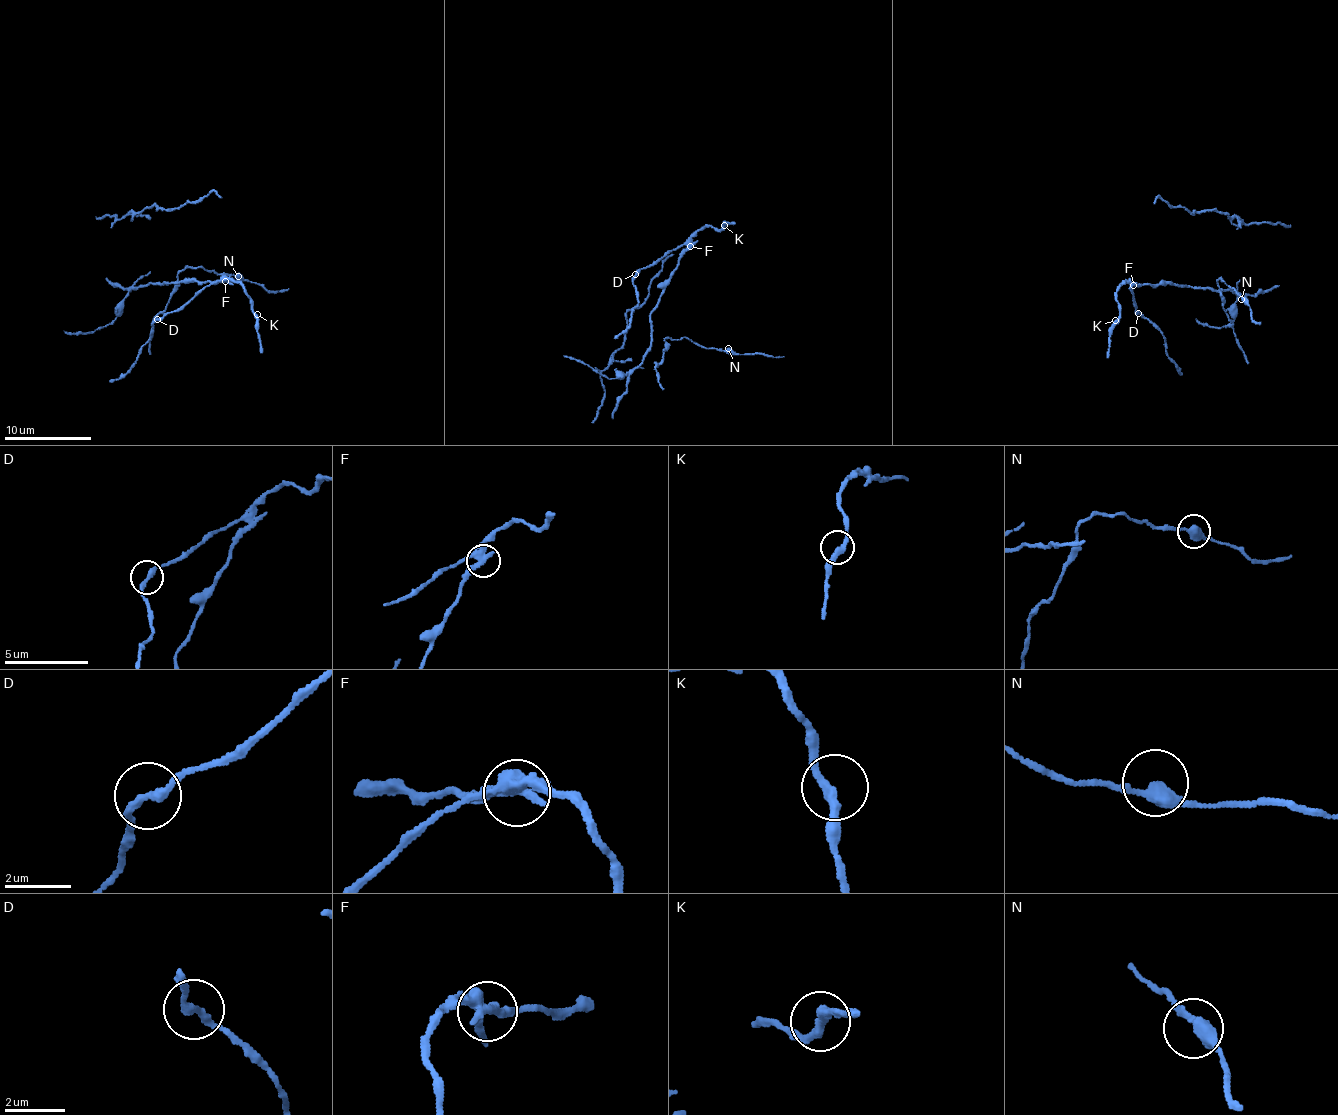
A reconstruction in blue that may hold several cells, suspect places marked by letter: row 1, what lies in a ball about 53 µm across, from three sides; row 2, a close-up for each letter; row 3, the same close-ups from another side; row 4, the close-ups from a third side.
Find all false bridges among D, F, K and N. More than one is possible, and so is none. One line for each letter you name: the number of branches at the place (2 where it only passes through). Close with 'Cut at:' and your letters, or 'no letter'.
F: Branches: 3
Cut at: F

